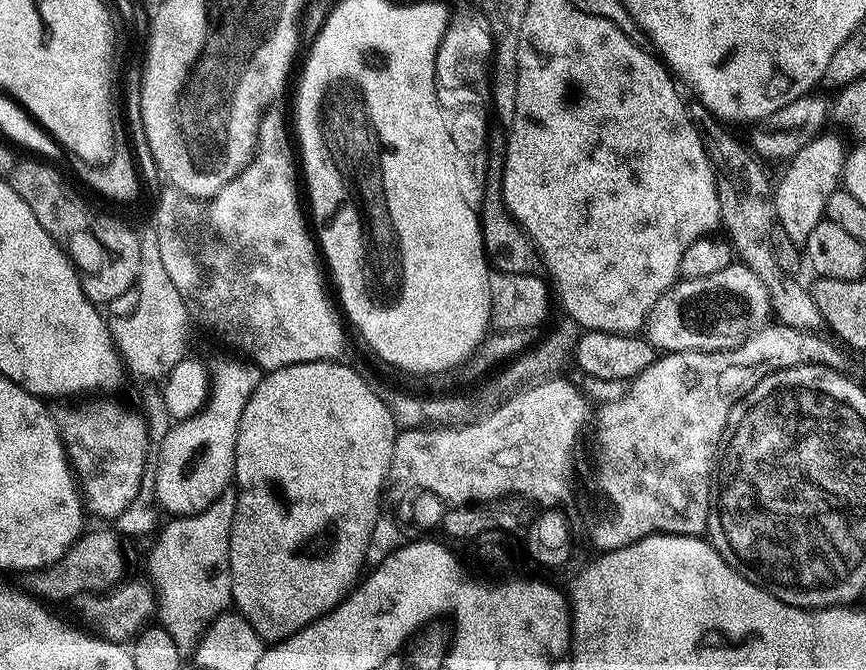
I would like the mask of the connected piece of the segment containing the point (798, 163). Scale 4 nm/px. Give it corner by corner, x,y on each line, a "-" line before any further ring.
824,130
806,142
787,163
788,170
784,178
774,188
774,207
779,229
783,229
796,246
805,244
810,238
810,230
814,230
814,226
824,219
826,196
834,194
841,187
848,154
849,149
844,148
843,138

